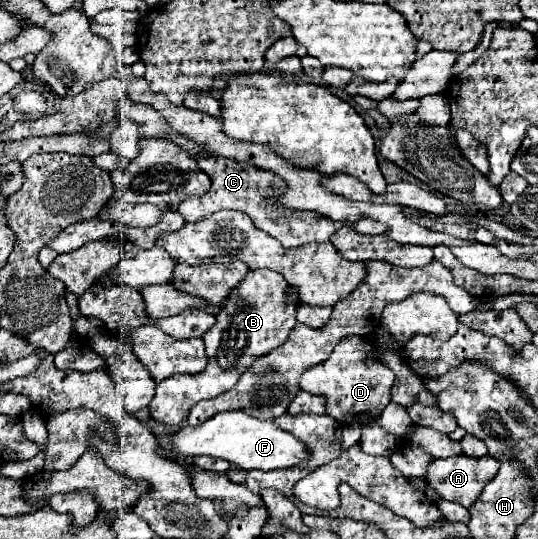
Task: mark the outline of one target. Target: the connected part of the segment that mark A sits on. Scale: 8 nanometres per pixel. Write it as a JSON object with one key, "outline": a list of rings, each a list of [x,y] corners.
{"outline":[[[454,456],[444,460],[434,460],[426,482],[450,502],[458,502],[464,508],[470,508],[484,486],[496,476],[500,462],[484,456],[484,460],[474,460],[468,456]]]}

